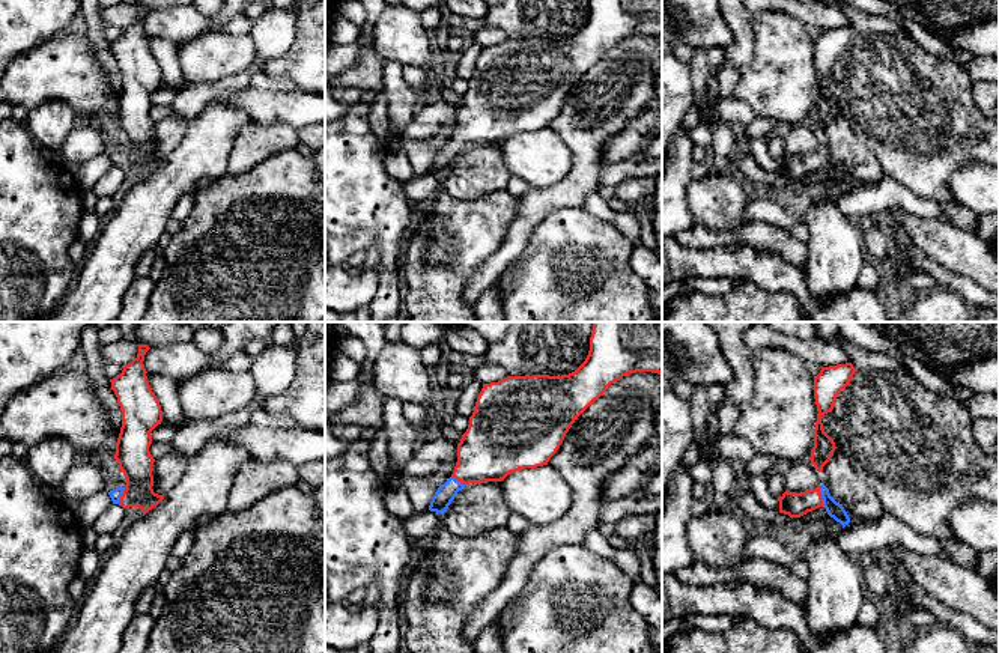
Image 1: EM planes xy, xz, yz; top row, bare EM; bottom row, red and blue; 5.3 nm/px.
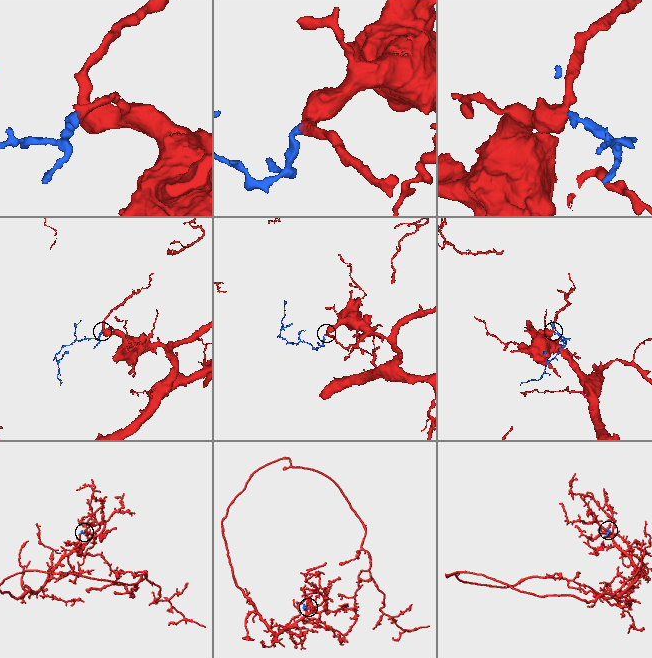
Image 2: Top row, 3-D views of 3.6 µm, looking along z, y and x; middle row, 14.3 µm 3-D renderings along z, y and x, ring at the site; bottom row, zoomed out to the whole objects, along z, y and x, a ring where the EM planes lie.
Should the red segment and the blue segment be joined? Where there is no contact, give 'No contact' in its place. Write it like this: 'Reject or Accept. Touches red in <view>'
Accept. Touches red in yz

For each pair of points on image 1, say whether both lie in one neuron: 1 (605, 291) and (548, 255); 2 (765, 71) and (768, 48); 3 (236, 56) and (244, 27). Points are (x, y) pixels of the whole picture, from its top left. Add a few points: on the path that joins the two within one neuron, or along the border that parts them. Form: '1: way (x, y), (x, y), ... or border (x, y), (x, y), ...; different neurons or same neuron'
1: way (592, 286), (579, 286), (561, 268); same neuron
2: way (765, 65), (768, 54); same neuron
3: border (224, 30), (248, 35); different neurons

